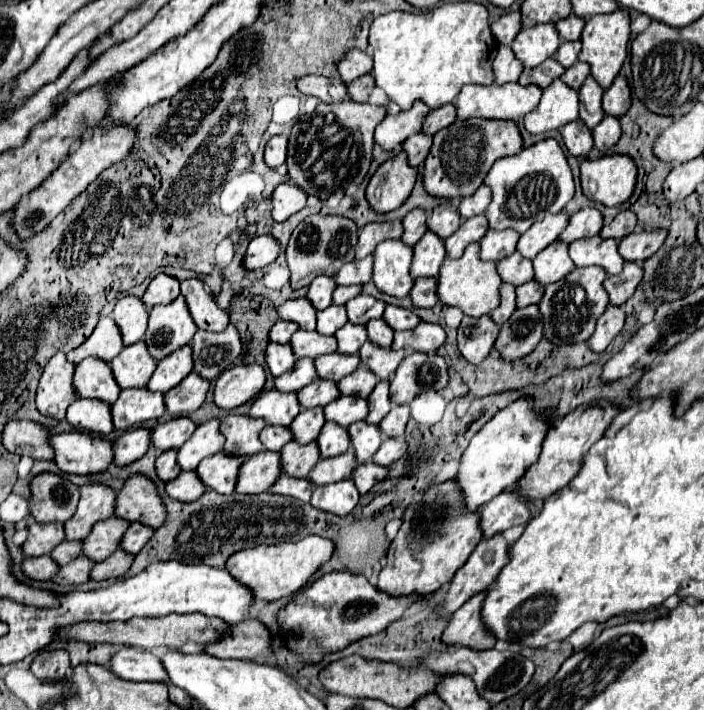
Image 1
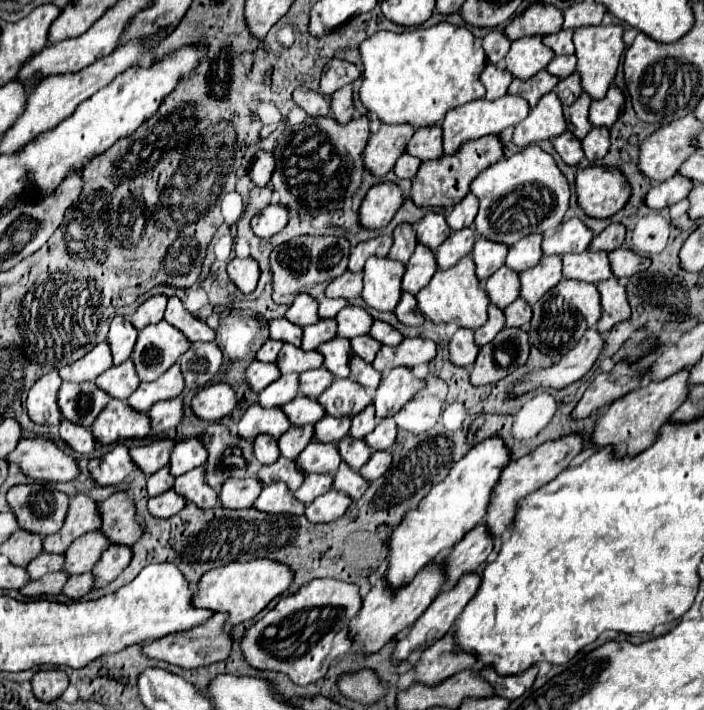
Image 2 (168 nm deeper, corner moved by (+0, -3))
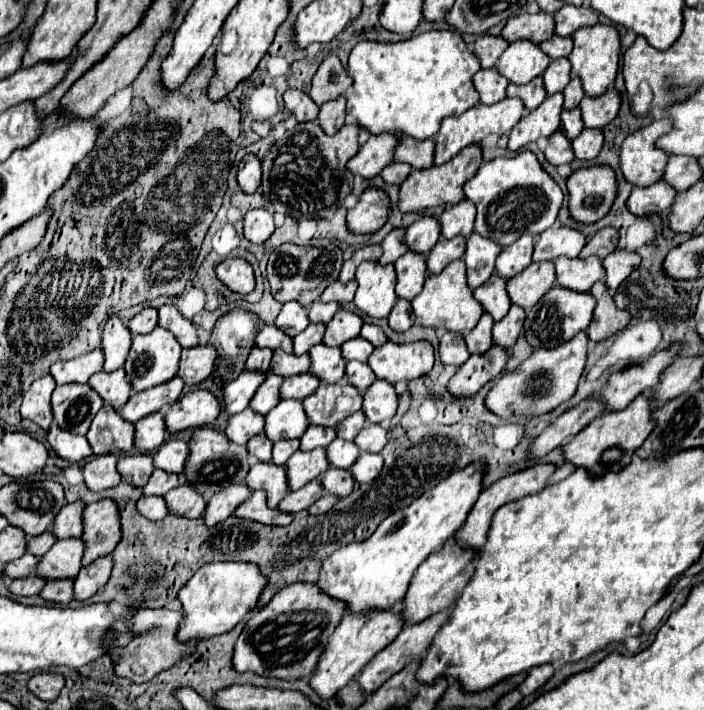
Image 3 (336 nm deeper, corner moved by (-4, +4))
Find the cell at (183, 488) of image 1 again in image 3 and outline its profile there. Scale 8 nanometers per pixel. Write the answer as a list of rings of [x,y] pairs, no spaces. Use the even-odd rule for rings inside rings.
[[[142,495],[138,499],[138,503],[136,503],[136,509],[138,509],[138,513],[142,517],[146,517],[150,521],[160,521],[160,519],[164,519],[168,515],[166,503],[164,503],[162,497],[146,497],[146,495]]]

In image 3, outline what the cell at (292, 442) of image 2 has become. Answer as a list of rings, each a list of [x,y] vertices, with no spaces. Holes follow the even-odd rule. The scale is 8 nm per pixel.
[[[292,439],[292,441],[278,441],[274,443],[274,449],[272,449],[272,463],[274,465],[286,465],[286,461],[290,459],[290,455],[298,449],[298,439]]]

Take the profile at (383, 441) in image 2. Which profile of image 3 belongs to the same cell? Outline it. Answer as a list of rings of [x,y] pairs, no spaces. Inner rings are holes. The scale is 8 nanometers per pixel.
[[[366,423],[364,429],[356,435],[354,443],[360,449],[360,453],[380,453],[388,441],[388,433],[382,425]]]

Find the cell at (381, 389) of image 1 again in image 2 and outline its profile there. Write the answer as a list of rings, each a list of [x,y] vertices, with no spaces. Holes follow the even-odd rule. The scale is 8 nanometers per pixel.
[[[366,406],[366,410],[362,410],[362,414],[356,414],[352,418],[352,428],[350,428],[350,436],[354,438],[364,438],[370,430],[374,430],[376,426],[376,412],[374,406]]]

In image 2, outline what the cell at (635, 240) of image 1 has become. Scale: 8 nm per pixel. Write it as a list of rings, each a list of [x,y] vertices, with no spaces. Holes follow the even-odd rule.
[[[628,248],[612,250],[608,254],[608,258],[610,258],[610,266],[612,266],[612,272],[616,278],[628,278],[628,276],[638,274],[650,266],[650,258],[638,256],[636,252],[632,252]]]

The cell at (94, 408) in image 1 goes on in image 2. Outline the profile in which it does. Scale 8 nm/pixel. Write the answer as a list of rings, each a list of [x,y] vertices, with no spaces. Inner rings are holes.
[[[66,418],[60,424],[60,438],[64,442],[68,442],[80,454],[90,454],[98,446],[98,440],[92,434],[92,428],[86,428],[82,424],[74,424]]]

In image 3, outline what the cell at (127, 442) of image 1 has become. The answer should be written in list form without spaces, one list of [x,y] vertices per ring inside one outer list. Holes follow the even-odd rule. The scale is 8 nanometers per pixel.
[[[100,455],[88,461],[82,469],[84,483],[90,491],[104,491],[110,487],[116,487],[120,483],[120,475],[116,471],[118,457],[114,455]]]

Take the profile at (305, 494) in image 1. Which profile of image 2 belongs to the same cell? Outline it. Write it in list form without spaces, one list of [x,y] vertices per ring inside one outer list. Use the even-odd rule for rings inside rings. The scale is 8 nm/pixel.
[[[274,482],[264,486],[262,494],[254,502],[254,508],[268,514],[304,514],[304,504],[294,498],[294,492],[286,488],[284,482]]]

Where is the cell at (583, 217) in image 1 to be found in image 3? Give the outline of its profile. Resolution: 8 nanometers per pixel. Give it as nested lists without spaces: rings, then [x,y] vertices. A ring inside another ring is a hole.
[[[550,227],[536,237],[532,261],[554,261],[556,257],[578,257],[586,243],[586,237],[568,227]]]

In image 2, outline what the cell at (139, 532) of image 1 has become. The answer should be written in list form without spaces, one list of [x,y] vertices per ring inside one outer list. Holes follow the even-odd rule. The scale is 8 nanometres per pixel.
[[[112,544],[100,558],[98,566],[92,570],[92,574],[96,574],[98,578],[98,586],[94,588],[102,588],[108,582],[112,582],[132,560],[132,550],[126,544]]]

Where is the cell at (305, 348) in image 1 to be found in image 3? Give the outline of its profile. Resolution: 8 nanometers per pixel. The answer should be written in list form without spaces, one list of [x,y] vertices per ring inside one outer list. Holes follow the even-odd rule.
[[[274,351],[272,361],[270,361],[270,373],[280,375],[280,377],[292,377],[306,373],[310,367],[310,357],[308,355],[286,355],[282,351]]]

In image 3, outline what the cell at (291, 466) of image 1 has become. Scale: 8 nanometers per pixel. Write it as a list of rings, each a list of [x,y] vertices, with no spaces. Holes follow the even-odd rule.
[[[274,463],[252,465],[244,483],[254,491],[264,489],[266,491],[266,503],[270,509],[276,509],[280,499],[290,491],[286,487],[286,469],[278,467]]]

